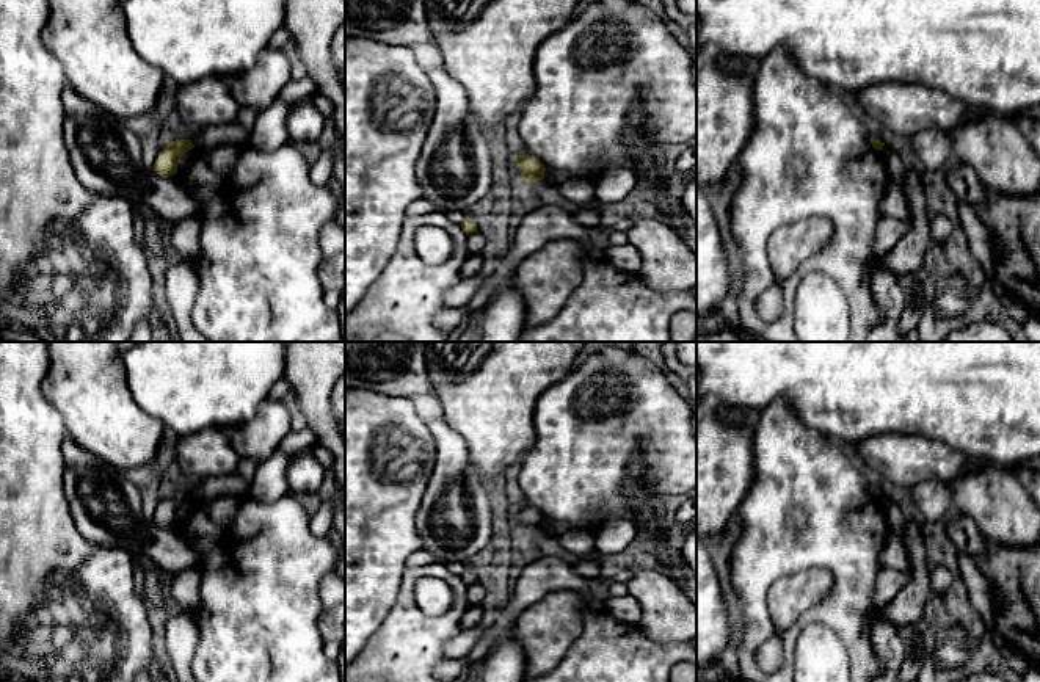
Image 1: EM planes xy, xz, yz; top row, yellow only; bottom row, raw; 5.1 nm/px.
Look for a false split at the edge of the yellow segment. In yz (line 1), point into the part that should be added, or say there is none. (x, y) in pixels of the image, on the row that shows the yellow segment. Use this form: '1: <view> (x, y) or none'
1: none

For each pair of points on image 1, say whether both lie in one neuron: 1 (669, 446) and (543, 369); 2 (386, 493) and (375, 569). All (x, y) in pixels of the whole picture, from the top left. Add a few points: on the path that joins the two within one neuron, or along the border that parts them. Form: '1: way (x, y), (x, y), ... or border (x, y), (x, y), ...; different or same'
1: border (573, 369), (551, 384), (534, 405); different
2: way (375, 511), (375, 551); same

